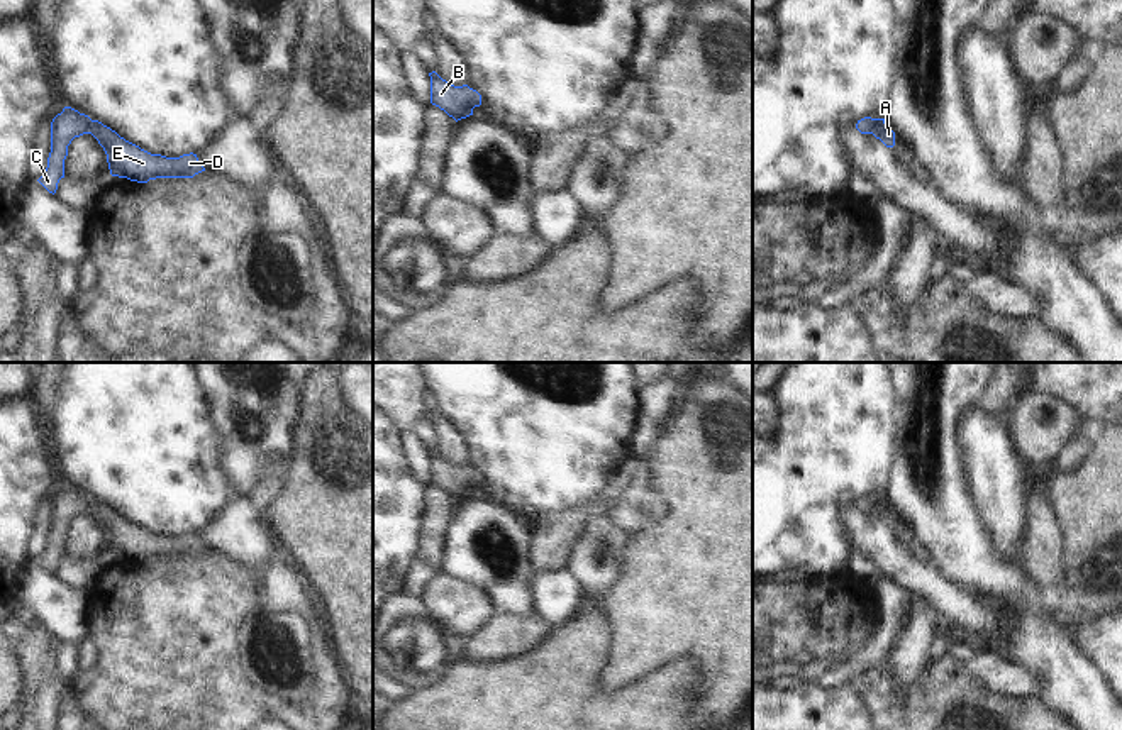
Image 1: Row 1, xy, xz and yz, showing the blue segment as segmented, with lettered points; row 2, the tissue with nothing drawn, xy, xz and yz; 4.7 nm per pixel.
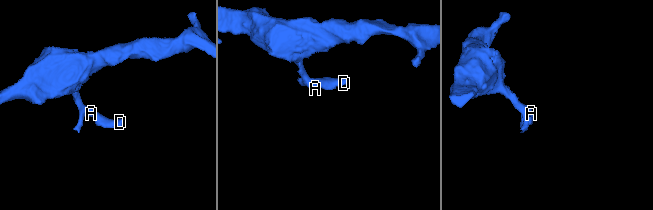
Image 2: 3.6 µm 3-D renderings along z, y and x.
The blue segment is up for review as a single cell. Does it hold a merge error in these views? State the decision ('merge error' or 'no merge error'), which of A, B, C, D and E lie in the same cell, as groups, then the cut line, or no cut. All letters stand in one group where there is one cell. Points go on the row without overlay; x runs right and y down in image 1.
no merge error; A B C D E; no cut

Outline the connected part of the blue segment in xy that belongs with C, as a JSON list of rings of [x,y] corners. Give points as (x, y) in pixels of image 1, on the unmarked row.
[[[64,486],[51,501],[51,532],[47,547],[37,559],[49,572],[56,572],[58,562],[64,557],[64,539],[68,525],[75,517],[92,513],[107,534],[112,556],[147,562],[156,557],[193,557],[205,550],[197,534],[166,537],[151,534],[125,520],[115,510],[71,486]]]

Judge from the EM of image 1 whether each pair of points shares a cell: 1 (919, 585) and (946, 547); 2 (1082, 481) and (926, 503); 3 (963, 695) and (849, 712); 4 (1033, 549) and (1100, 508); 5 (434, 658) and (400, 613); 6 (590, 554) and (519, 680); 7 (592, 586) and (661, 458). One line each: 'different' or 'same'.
1: different
2: different
3: different
4: different
5: same
6: different
7: different

